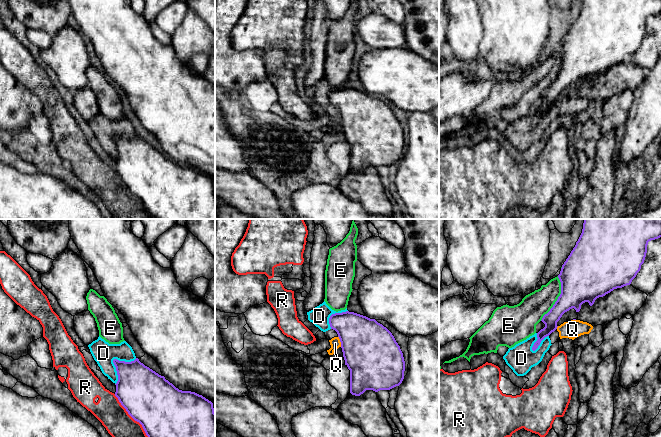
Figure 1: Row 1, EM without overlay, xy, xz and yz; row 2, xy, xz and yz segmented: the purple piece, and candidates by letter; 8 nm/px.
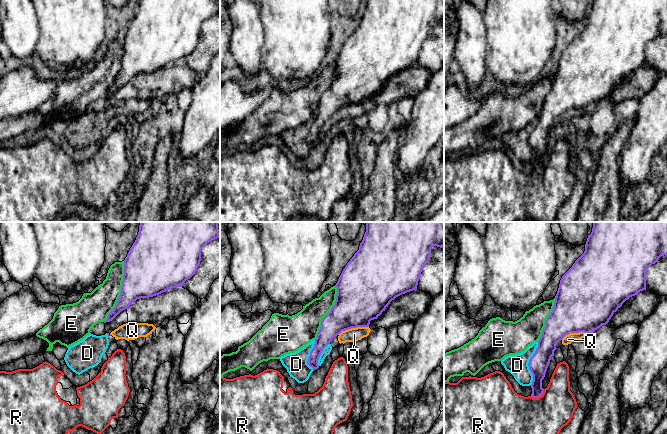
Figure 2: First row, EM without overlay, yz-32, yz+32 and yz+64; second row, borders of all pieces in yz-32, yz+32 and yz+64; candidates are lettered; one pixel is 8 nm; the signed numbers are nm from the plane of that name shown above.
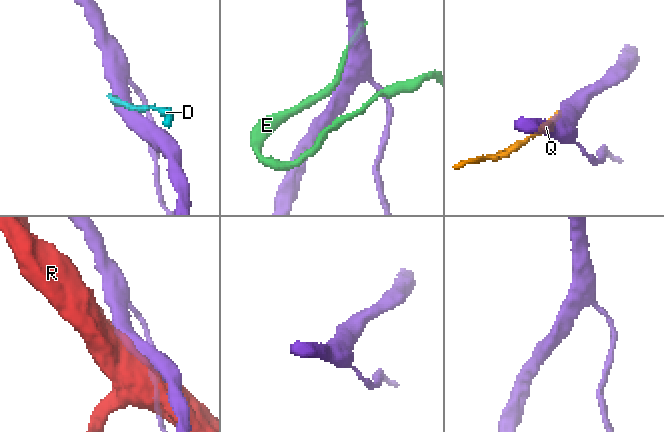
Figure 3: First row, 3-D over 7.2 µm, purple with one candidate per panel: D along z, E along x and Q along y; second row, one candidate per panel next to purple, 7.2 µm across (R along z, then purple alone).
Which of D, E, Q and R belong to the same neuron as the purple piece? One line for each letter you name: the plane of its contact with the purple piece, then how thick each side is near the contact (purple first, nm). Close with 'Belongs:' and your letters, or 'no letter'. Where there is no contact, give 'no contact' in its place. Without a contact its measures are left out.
Belongs: no letter

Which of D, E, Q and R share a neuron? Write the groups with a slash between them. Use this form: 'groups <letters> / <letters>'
groups D Q / E / R

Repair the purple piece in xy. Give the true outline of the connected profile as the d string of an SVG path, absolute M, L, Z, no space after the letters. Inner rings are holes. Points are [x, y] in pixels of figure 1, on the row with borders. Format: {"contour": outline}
{"contour": "M136 358L125 362L113 360L116 367L118 381L115 396L128 414L139 422L148 437L215 437L215 412L213 403L191 391L182 391Z"}

